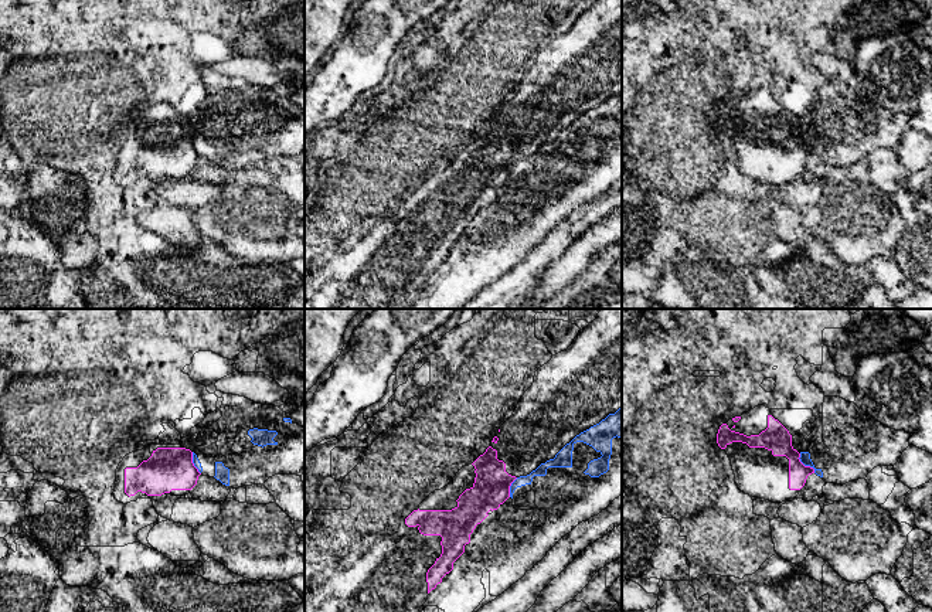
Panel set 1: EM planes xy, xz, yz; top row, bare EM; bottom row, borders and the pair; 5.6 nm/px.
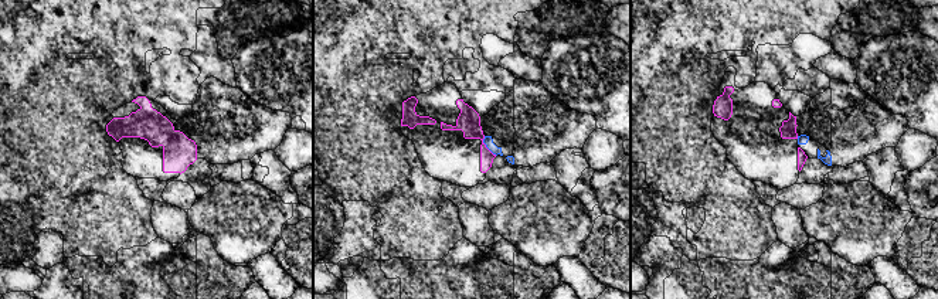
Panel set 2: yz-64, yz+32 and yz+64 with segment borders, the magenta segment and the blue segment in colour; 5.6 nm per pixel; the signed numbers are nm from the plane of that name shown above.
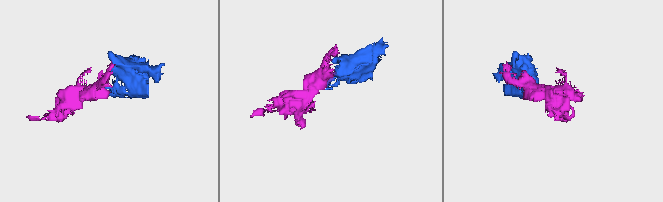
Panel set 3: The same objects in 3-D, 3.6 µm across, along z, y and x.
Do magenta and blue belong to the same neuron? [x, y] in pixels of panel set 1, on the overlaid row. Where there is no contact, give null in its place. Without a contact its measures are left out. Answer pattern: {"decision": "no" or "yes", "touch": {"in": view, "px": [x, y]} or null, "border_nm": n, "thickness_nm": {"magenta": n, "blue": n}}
{"decision": "no", "touch": {"in": "yz", "px": [803, 465]}, "border_nm": 140, "thickness_nm": {"magenta": 160, "blue": 60}}

